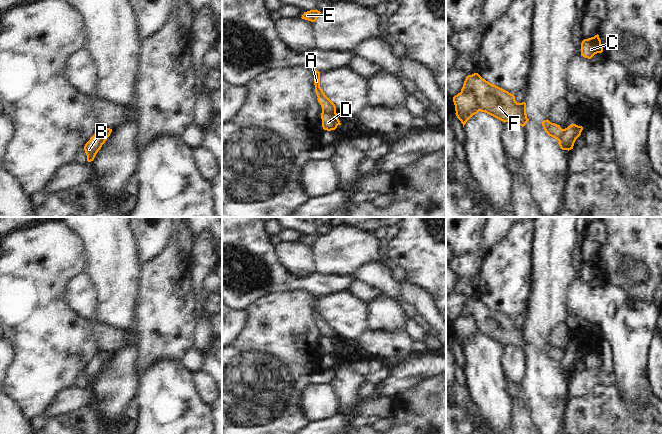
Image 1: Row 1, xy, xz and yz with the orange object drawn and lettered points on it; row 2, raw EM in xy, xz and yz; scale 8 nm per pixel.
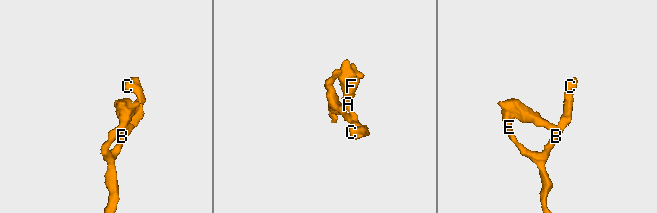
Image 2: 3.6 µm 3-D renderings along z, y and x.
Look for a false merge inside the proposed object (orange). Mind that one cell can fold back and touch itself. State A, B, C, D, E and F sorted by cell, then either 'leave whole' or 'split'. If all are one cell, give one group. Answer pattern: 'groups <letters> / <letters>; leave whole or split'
groups A F / B C D E; split

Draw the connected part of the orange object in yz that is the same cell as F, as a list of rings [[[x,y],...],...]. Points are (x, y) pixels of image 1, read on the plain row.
[[[478,297],[468,299],[460,317],[472,317],[478,334],[501,345],[514,346],[524,351],[529,345],[526,327],[517,327],[508,315],[483,303]]]

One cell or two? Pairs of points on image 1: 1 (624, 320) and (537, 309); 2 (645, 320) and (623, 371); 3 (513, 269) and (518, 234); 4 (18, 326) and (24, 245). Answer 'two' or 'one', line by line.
1: two
2: one
3: one
4: one

